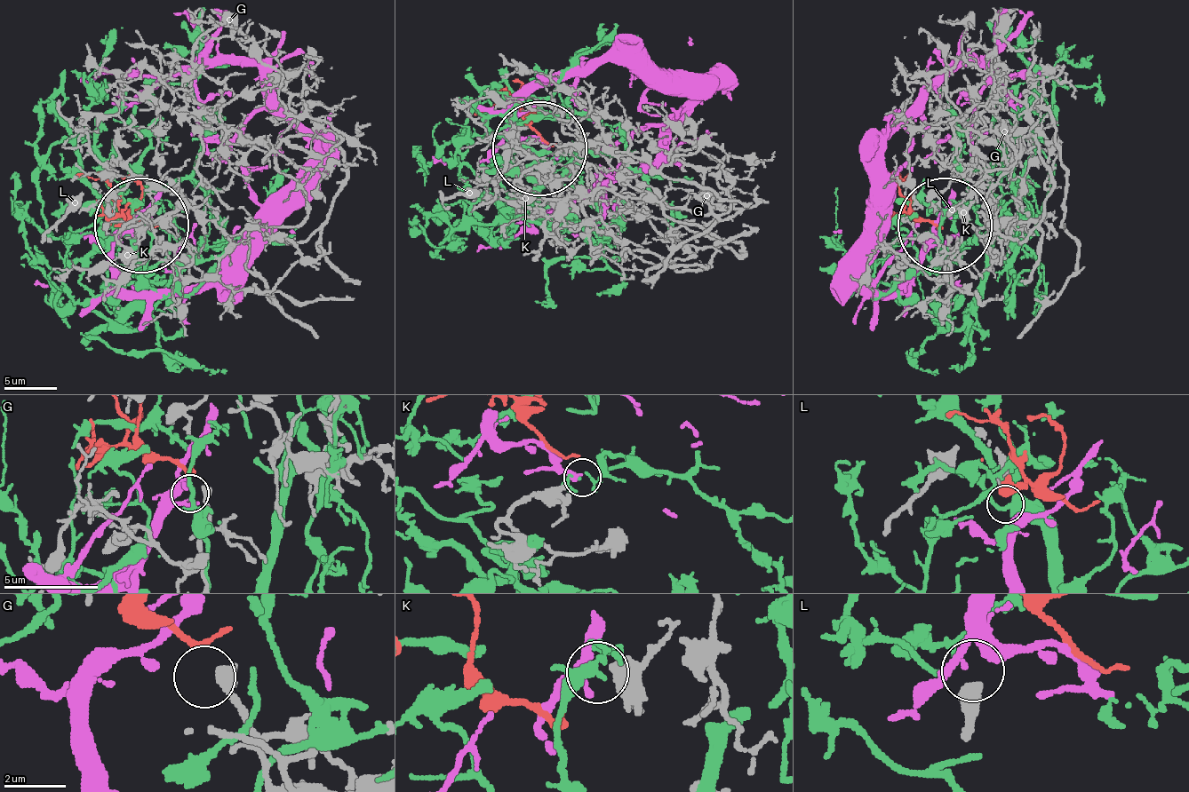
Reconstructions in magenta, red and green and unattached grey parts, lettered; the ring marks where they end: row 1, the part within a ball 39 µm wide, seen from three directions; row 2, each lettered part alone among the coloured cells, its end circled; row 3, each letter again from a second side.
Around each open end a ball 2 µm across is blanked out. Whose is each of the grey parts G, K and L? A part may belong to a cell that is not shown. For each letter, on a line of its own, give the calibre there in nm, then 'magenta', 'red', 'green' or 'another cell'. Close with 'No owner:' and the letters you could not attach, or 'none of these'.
G: 360 nm thick; red
K: 320 nm thick; another cell
L: 550 nm thick; magenta
No owner: K

